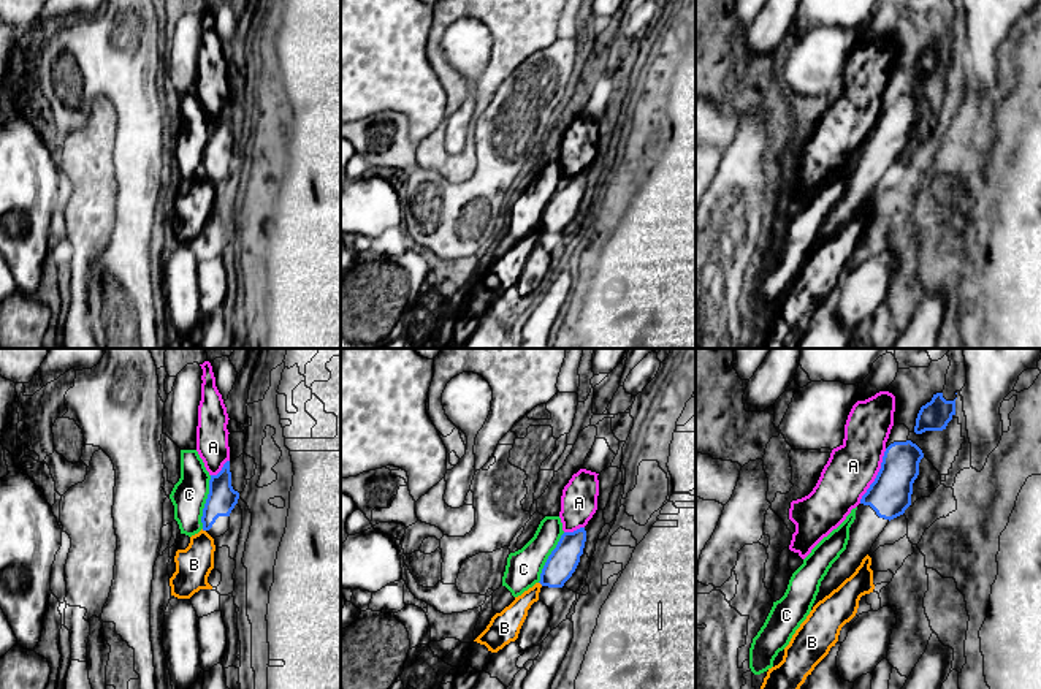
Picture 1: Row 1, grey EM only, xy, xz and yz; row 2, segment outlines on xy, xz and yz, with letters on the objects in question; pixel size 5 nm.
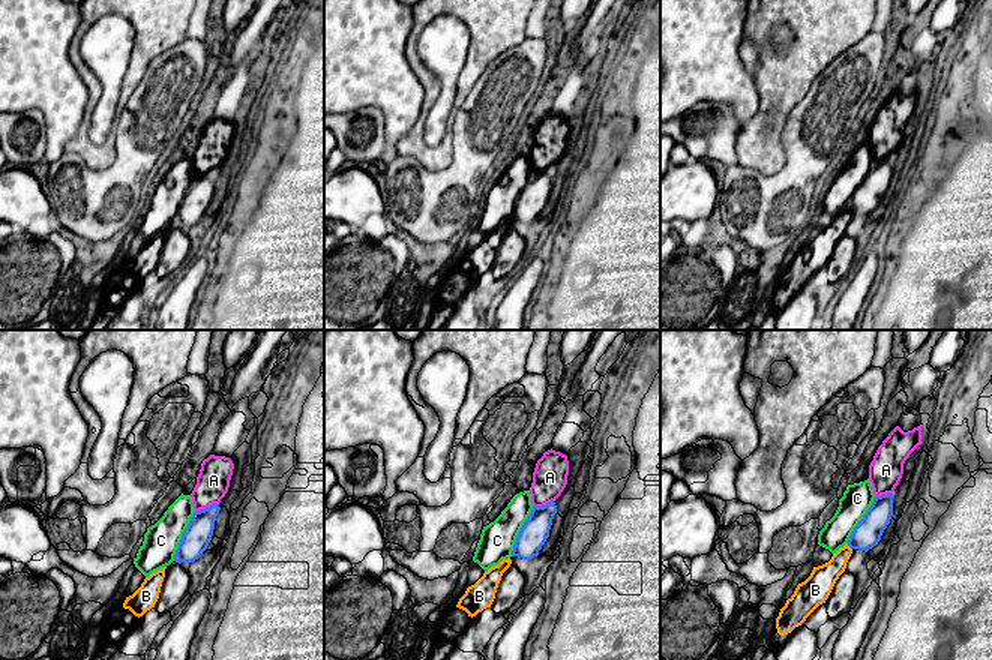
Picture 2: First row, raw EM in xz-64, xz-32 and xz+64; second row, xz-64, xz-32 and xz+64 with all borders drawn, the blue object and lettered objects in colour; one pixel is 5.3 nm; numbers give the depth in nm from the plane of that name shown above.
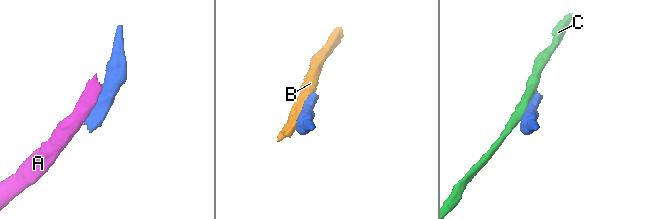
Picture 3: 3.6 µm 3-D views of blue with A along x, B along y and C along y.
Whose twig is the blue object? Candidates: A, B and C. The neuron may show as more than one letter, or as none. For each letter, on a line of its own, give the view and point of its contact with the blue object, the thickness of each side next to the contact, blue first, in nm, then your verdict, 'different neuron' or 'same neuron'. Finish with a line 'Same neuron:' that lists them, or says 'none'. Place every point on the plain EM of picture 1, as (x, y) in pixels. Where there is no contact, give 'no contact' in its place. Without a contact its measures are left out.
A: yz (877, 121) | 220/260 nm | different neuron
B: xz (541, 228) | 150/140 nm | different neuron
C: xy (206, 148) | 150/180 nm | different neuron
Same neuron: none

